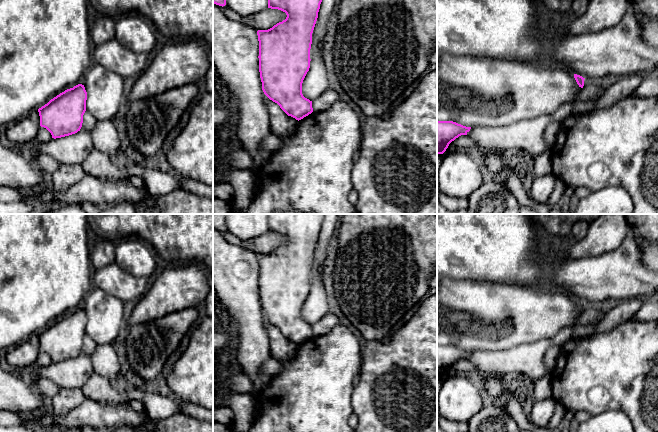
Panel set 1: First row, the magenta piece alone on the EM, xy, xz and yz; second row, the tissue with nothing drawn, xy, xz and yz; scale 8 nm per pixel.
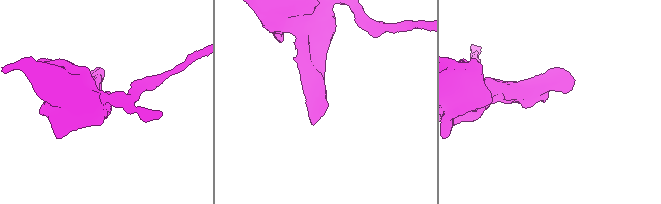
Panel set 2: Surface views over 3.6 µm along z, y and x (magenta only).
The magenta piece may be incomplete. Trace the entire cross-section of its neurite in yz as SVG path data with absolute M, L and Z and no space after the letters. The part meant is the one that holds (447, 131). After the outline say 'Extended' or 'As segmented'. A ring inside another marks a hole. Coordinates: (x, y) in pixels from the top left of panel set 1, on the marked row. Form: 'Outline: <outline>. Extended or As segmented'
Outline: M437 121L437 155L443 154L452 141L467 135L470 129L453 121Z. As segmented

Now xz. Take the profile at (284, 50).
Outline: M268 0L268 8L278 9L287 17L268 30L258 30L259 72L264 94L296 120L313 112L312 101L302 94L302 83L310 68L312 33L322 0Z. As segmented

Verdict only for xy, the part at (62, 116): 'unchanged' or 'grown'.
unchanged

